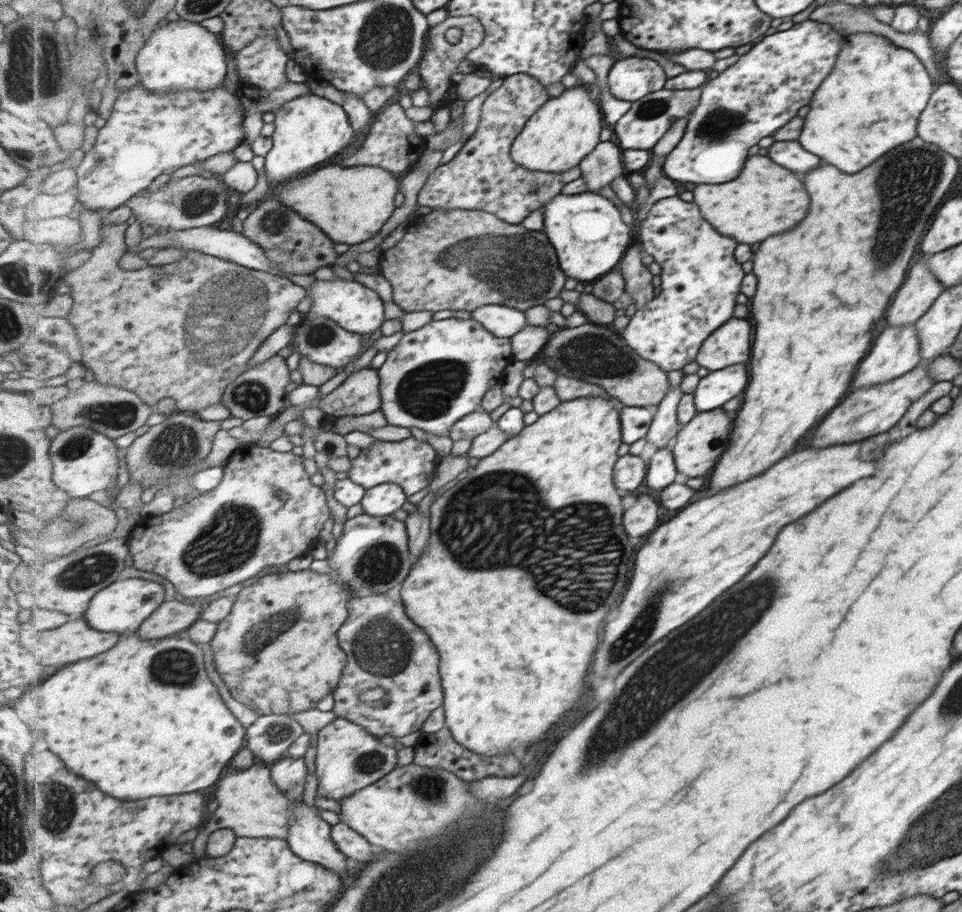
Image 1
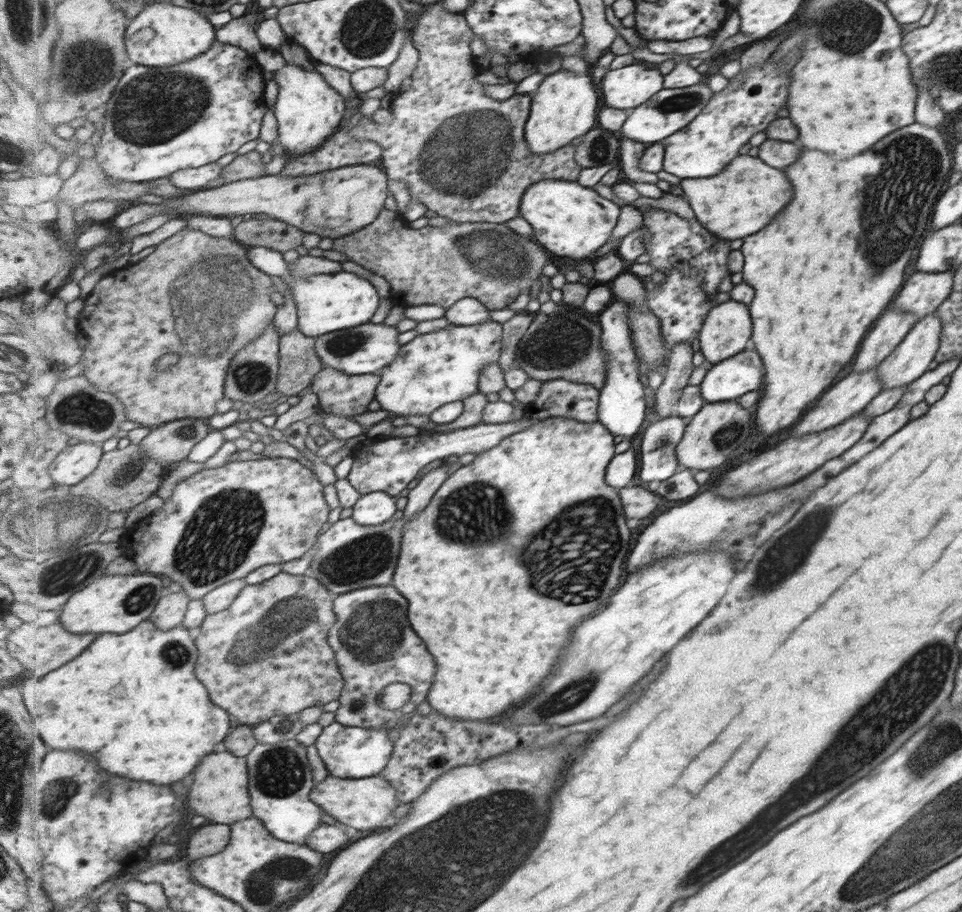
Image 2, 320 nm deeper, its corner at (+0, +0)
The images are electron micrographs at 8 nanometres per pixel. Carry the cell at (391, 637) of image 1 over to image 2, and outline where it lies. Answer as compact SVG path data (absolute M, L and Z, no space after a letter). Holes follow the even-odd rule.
M394 584L389 586L372 586L338 595L334 600L334 611L338 615L338 621L331 629L331 646L335 646L339 668L345 678L346 685L340 697L340 707L336 710L336 722L344 726L357 726L381 730L381 728L396 728L397 722L404 714L419 715L419 706L428 700L428 694L435 680L435 658L427 650L423 638L415 632L411 626L407 608L411 604L407 598L403 598ZM400 682L409 684L413 688L413 698L406 709L389 710L383 708L379 698L384 688L390 684Z

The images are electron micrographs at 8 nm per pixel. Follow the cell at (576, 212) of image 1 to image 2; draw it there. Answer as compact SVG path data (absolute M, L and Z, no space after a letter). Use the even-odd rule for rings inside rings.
M547 180L537 182L527 190L527 198L523 198L523 218L533 224L535 238L545 244L551 252L559 256L571 256L575 260L583 260L593 256L599 248L603 248L621 214L621 206L603 198L591 187L585 188L579 182L568 180Z

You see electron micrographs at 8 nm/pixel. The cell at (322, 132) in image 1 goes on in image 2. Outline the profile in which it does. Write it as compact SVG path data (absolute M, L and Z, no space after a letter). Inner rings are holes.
M285 62L283 67L273 73L273 79L278 84L279 92L273 108L273 112L277 115L279 121L279 142L281 142L281 145L290 157L313 152L333 136L333 132L338 130L337 126L341 124L341 120L345 118L348 105L343 100L344 96L338 90L335 90L335 87L332 87L317 70L307 71L301 68L301 66Z

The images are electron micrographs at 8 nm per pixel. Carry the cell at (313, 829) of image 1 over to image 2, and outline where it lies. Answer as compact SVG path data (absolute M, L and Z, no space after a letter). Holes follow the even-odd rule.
M297 740L278 745L258 743L246 756L251 775L250 797L254 816L261 819L275 838L285 842L307 845L314 830L322 824L322 807L310 797L316 786L313 770L307 760L307 748Z

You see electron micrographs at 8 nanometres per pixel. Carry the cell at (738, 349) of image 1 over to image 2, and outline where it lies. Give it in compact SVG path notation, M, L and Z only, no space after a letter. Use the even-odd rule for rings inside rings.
M730 299L706 314L698 338L705 362L712 365L741 353L751 332L749 315L745 303Z

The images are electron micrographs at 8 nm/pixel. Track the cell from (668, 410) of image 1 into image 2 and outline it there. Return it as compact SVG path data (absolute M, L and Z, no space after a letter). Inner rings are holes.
M691 343L675 345L669 355L667 368L661 371L664 381L655 392L654 408L661 418L675 413L675 406L683 394L683 388L690 384L694 369Z

